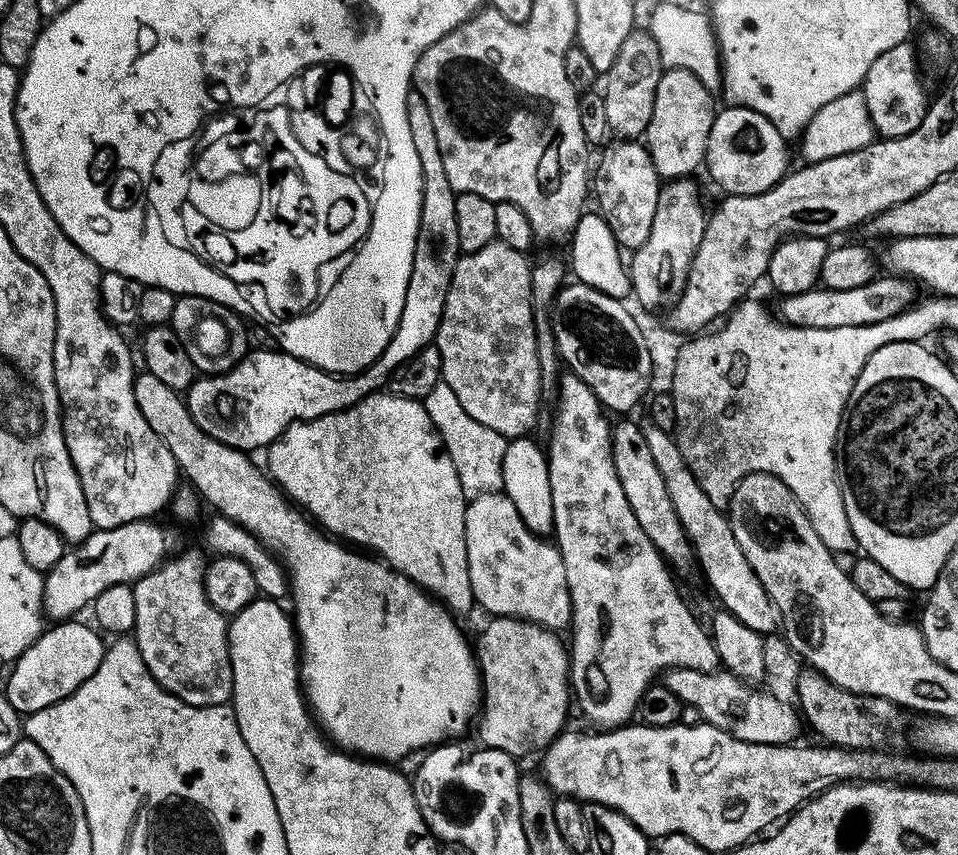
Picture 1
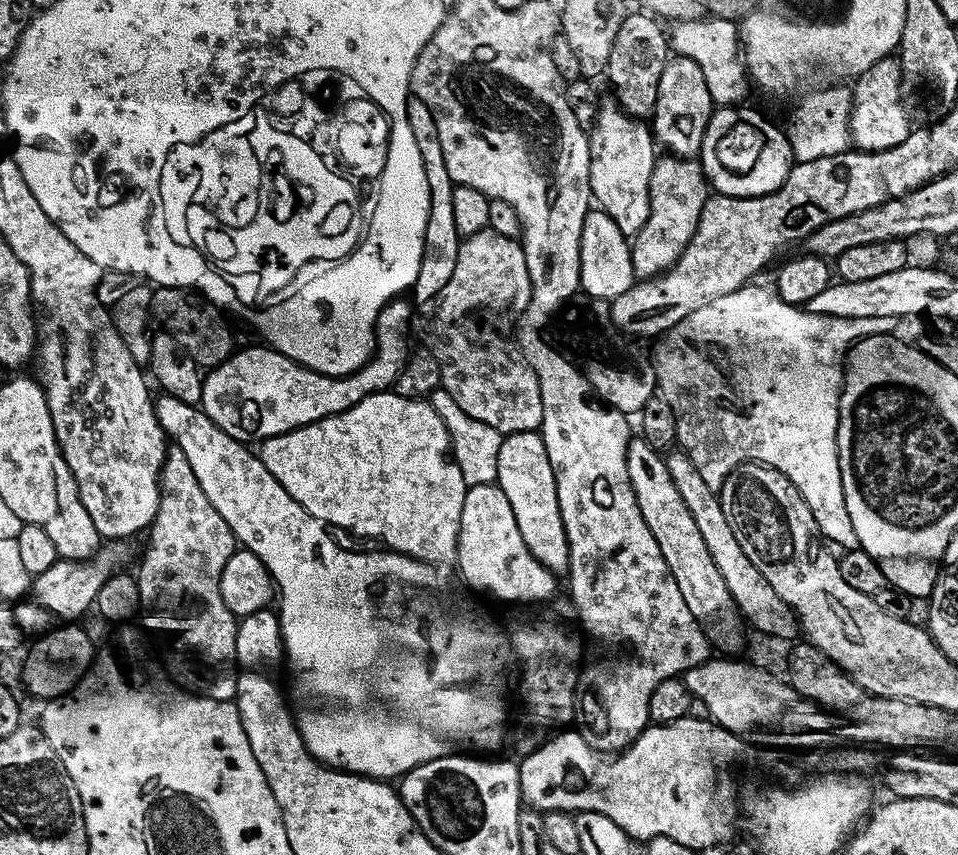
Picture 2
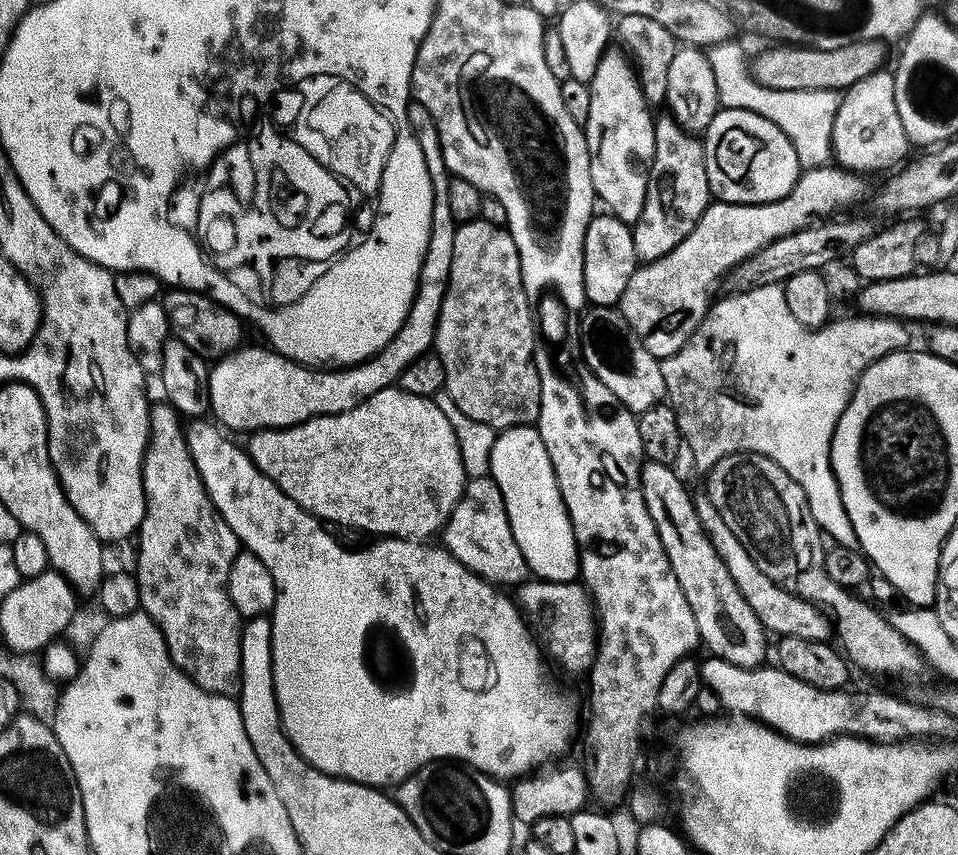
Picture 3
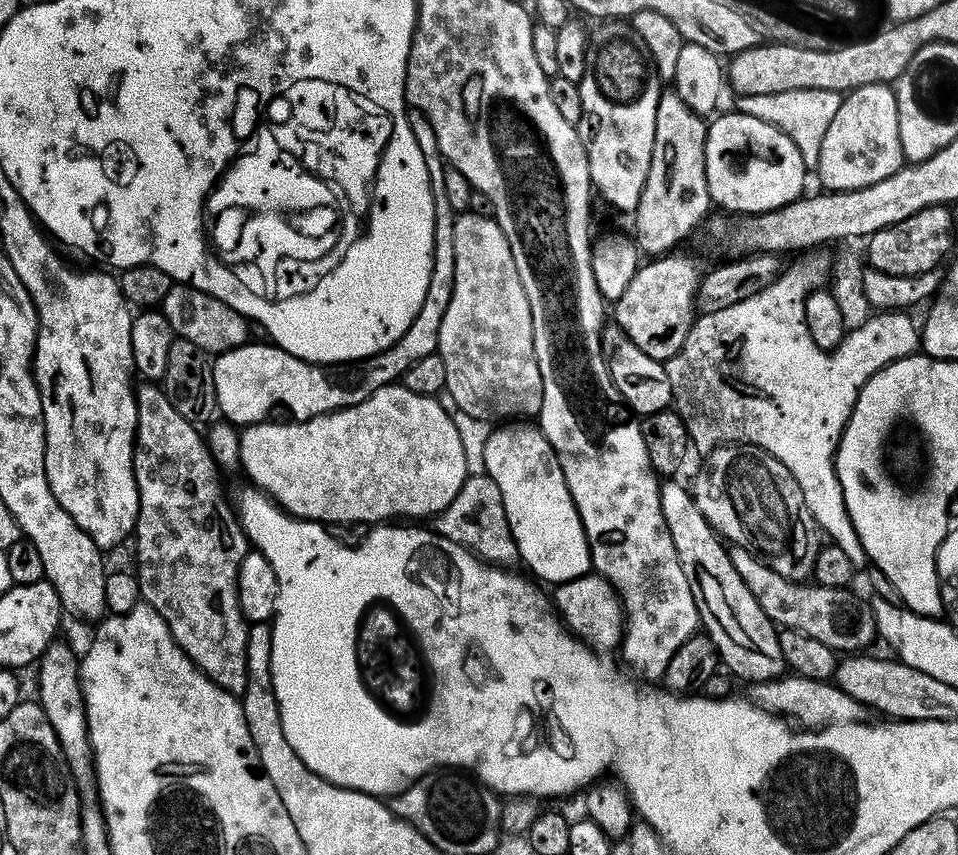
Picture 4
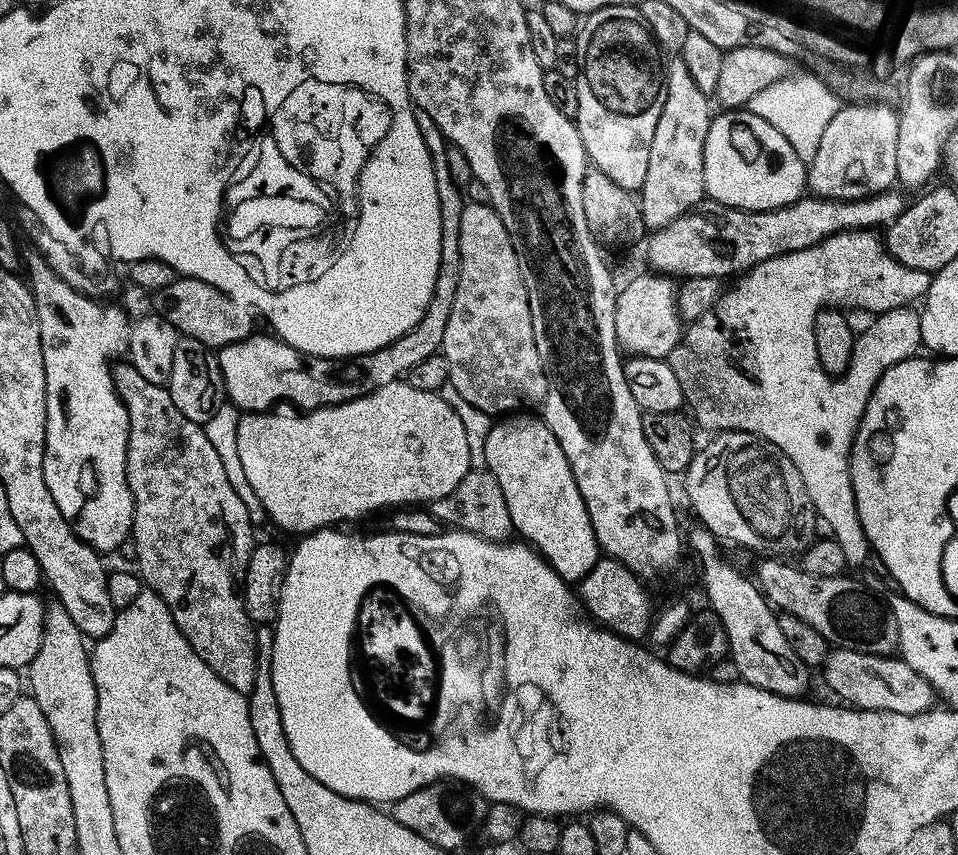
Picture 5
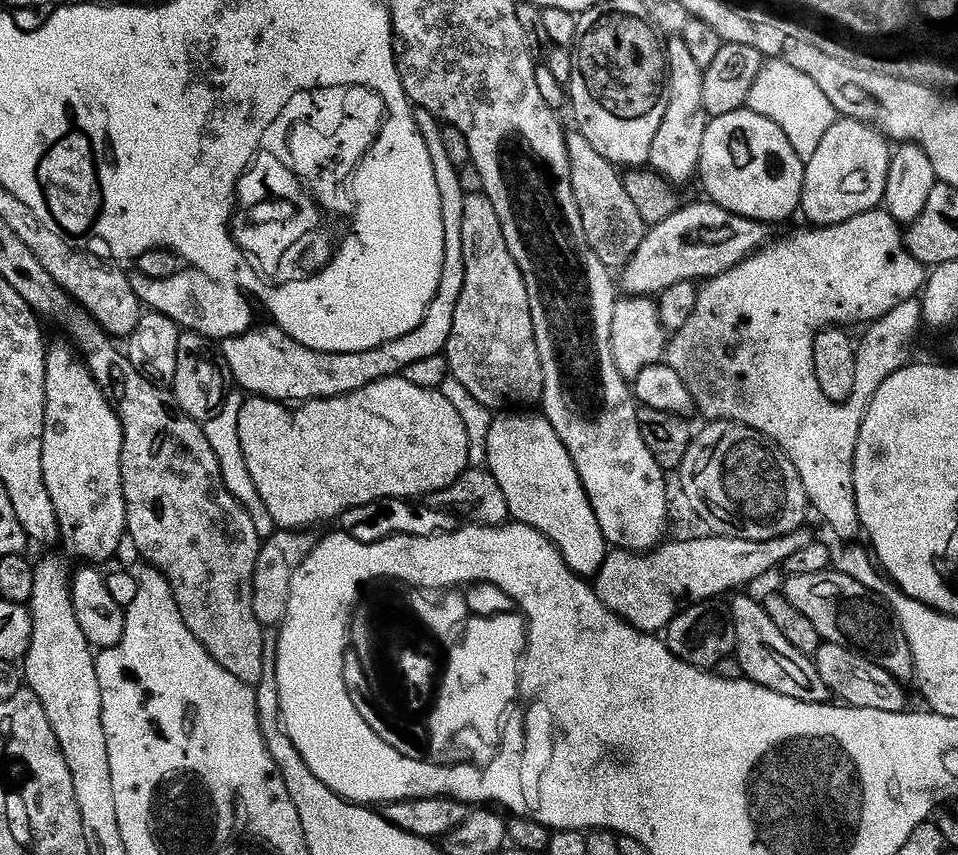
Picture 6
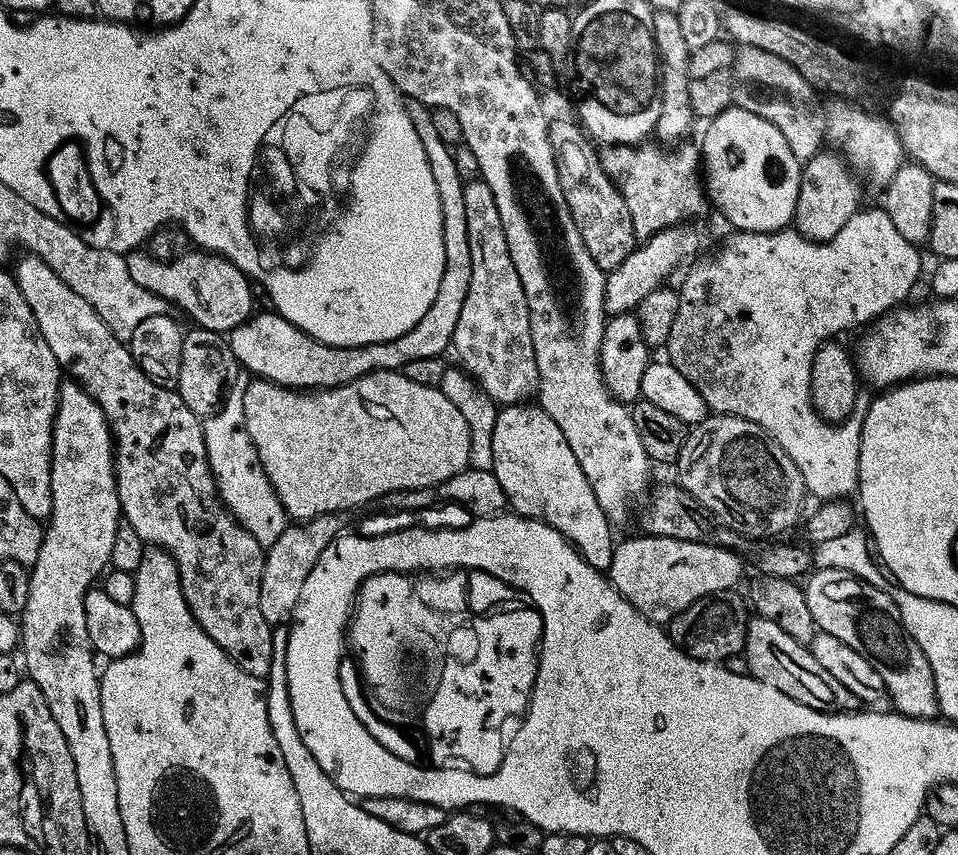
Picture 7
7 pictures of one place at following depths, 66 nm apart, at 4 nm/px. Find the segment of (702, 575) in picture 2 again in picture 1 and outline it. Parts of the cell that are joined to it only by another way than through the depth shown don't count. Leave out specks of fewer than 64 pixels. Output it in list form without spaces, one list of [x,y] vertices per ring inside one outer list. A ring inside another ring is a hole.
[[[624,418],[612,430],[612,457],[614,458],[614,470],[622,482],[622,490],[626,494],[626,502],[630,502],[630,510],[634,510],[634,518],[638,518],[638,526],[646,530],[646,538],[654,542],[665,561],[673,565],[684,564],[693,559],[692,544],[684,533],[682,522],[674,510],[674,502],[670,500],[670,494],[666,492],[666,482],[662,482],[662,474],[658,465],[654,463],[654,457],[650,455],[650,446],[646,443],[646,434],[641,425]]]

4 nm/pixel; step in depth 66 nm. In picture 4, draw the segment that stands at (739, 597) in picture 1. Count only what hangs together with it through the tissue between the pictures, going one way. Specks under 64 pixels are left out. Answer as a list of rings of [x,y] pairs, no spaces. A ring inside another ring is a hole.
[[[729,547],[728,557],[734,562],[734,570],[738,570],[738,574],[742,574],[742,582],[746,582],[746,586],[750,586],[750,594],[754,594],[754,598],[758,598],[758,606],[762,606],[762,610],[766,610],[766,614],[772,620],[772,623],[780,628],[798,630],[810,638],[831,644],[833,648],[844,654],[852,654],[857,650],[867,649],[864,647],[872,639],[877,639],[878,620],[872,617],[871,610],[852,593],[852,590],[848,588],[831,588],[815,582],[787,580],[782,574],[778,574],[771,568],[769,564],[764,563],[760,557],[752,555],[751,552],[744,548]]]

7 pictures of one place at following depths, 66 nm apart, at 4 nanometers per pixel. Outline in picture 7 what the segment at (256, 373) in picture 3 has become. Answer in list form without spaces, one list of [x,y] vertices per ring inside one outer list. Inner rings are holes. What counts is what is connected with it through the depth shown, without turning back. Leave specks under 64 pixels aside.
[[[405,99],[404,105],[406,114],[410,114],[410,122],[414,122],[414,130],[418,130],[422,150],[426,150],[426,162],[430,162],[430,174],[434,174],[434,186],[438,186],[438,198],[442,206],[444,269],[442,282],[438,282],[438,294],[434,294],[434,302],[430,302],[430,310],[422,314],[422,318],[409,332],[398,338],[353,348],[318,342],[310,334],[298,330],[298,326],[286,322],[286,318],[282,318],[275,310],[257,311],[249,316],[246,323],[226,336],[241,369],[248,371],[249,368],[253,377],[280,384],[283,388],[337,388],[369,376],[371,372],[402,370],[406,362],[414,362],[414,358],[443,357],[444,351],[447,353],[451,349],[454,326],[458,326],[466,294],[470,294],[470,234],[466,234],[466,205],[462,199],[466,182],[458,174],[458,166],[454,166],[453,149],[442,142],[442,138],[438,138],[432,109],[417,100]]]

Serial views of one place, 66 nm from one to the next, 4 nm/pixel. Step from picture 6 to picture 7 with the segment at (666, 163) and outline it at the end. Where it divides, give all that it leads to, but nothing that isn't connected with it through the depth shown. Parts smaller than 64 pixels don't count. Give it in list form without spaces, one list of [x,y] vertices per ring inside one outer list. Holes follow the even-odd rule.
[[[653,11],[652,33],[656,43],[656,55],[660,62],[660,117],[656,123],[654,136],[661,145],[676,146],[687,137],[684,135],[691,130],[692,120],[694,121],[688,85],[692,57],[675,12]]]

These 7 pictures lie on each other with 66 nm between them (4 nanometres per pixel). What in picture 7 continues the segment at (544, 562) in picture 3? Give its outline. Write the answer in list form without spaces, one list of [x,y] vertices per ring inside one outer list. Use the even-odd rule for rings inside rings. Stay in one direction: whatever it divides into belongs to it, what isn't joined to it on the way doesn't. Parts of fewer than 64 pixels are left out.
[[[525,402],[510,404],[497,411],[494,422],[494,466],[491,472],[502,485],[507,507],[515,515],[549,524],[568,539],[569,544],[587,564],[594,566],[599,572],[607,573],[614,547],[613,525],[608,523],[602,506],[598,506],[598,498],[594,498],[594,490],[590,490],[590,482],[586,482],[586,474],[582,474],[578,458],[574,458],[574,450],[570,450],[562,430],[558,430],[558,422],[554,422],[554,418],[550,418],[544,408]]]

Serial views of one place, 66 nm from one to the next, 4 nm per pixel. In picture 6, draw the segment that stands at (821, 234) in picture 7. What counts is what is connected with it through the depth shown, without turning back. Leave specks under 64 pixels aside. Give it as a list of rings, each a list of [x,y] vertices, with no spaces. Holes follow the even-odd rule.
[[[849,116],[837,118],[830,126],[830,130],[822,134],[814,154],[810,154],[810,158],[804,161],[799,211],[804,212],[805,218],[810,222],[809,225],[841,224],[847,219],[854,218],[859,212],[870,211],[871,208],[877,207],[883,201],[886,190],[889,155],[889,141],[880,129]]]

